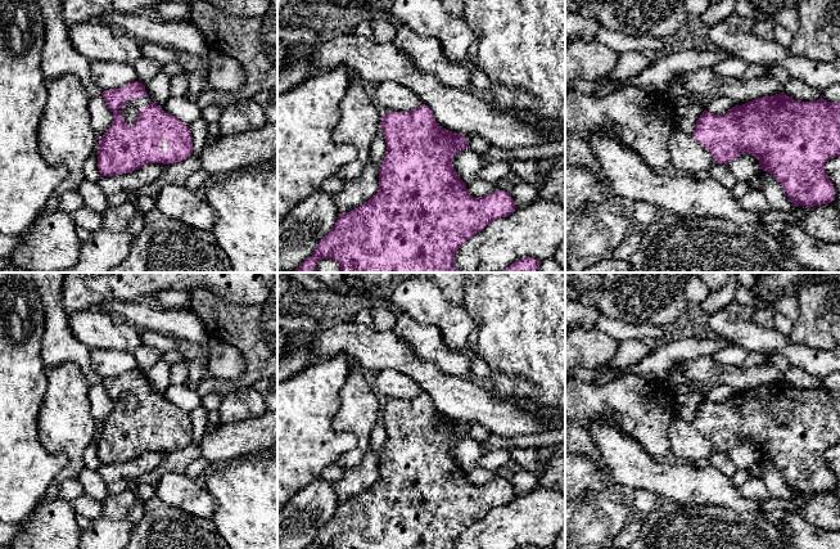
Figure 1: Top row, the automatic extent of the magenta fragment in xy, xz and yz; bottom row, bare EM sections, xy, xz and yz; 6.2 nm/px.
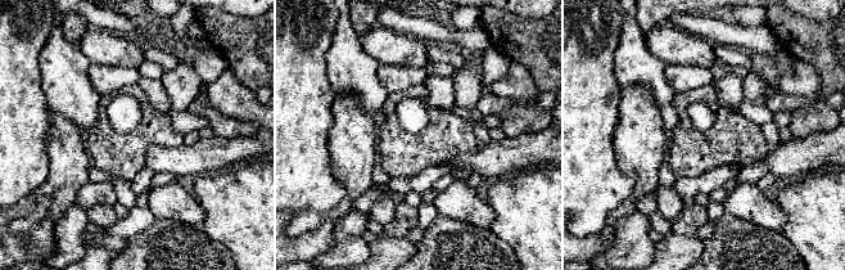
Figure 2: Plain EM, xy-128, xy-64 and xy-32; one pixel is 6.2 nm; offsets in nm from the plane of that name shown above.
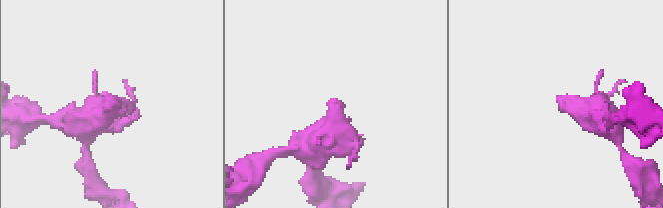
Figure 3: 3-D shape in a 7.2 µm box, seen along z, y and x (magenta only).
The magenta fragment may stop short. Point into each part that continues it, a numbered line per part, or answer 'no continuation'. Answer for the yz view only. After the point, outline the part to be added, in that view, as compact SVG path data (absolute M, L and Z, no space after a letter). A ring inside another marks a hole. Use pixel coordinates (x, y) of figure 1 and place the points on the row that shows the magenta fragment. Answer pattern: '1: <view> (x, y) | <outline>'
no continuation

